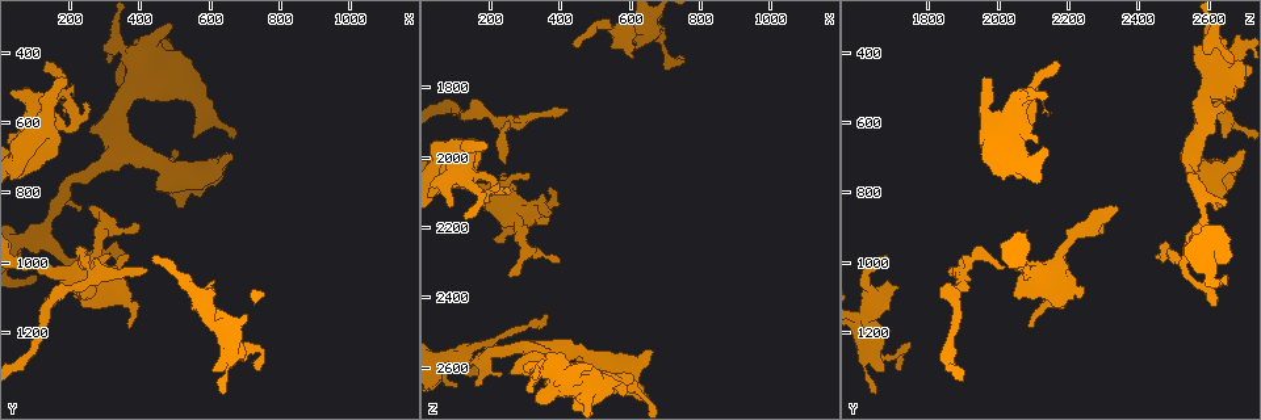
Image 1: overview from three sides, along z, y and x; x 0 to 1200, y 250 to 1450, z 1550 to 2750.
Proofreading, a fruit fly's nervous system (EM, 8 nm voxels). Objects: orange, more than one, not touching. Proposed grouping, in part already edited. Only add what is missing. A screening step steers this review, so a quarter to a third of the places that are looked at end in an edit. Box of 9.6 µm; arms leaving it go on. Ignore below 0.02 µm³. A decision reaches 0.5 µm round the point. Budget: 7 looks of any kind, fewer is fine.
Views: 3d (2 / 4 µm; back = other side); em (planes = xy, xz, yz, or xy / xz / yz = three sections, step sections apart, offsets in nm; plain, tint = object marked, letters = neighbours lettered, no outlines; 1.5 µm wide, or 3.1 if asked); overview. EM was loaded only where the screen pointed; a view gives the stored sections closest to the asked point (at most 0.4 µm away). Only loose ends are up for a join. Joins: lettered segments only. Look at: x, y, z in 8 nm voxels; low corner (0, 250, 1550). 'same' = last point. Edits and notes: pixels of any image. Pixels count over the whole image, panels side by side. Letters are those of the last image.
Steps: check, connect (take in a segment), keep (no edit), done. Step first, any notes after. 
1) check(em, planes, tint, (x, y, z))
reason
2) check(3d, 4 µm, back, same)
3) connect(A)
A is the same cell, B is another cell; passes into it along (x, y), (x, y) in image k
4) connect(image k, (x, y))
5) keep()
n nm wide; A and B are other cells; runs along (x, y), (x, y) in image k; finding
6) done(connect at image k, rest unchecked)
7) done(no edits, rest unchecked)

check(em, planes, plain, (620, 1310, 1670))
an open end

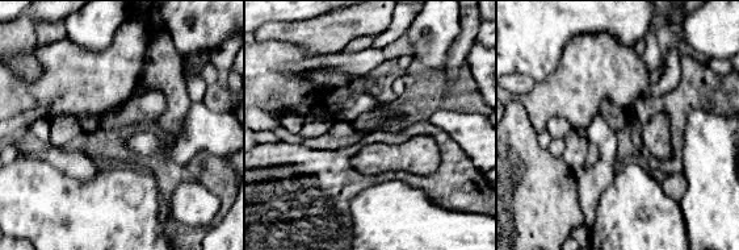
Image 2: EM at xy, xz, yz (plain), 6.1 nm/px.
check(em, planes, letters, same)

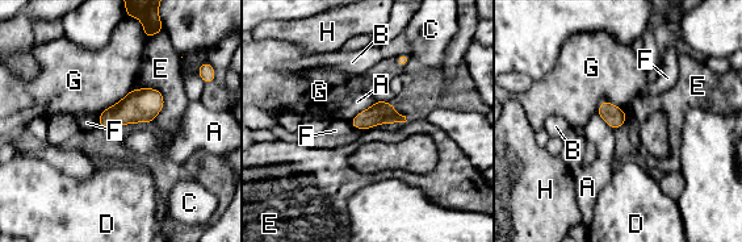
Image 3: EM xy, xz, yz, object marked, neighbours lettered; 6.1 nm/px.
keep()
E touches over 260 nm; A, B, C, D, E, F, G and H are other cells; none of them fits

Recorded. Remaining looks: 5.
check(em, yz, step 4, letters, (430, 990, 1680))
free end

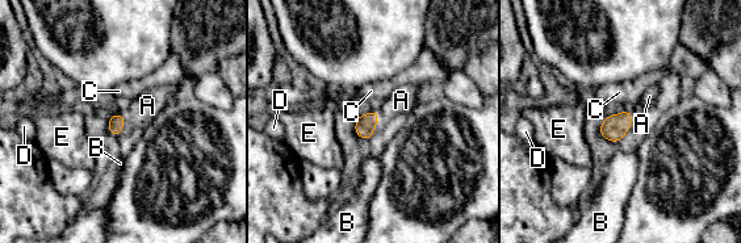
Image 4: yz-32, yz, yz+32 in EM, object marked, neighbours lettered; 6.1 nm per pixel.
connect(A)
90 nm wide; A is the same cell, B, C, D and E are other cells; passes into it along (114, 124), (125, 122), (147, 105) in image 4; it goes on there

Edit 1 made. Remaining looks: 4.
check(em, yz, step 4, letters, (250, 620, 2610))
stops while still wide

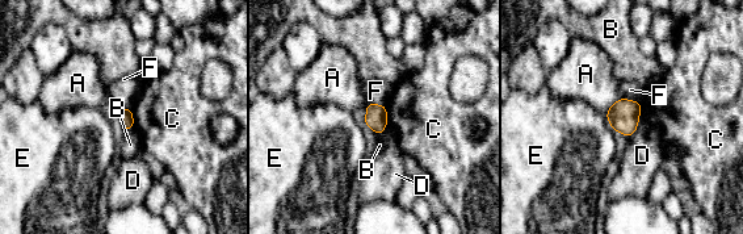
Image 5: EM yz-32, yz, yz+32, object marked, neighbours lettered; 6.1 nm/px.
keep()
A, B, C, D, E and F are other cells; none of them fits

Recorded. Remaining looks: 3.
done(connect at image 4, rest unchecked)

